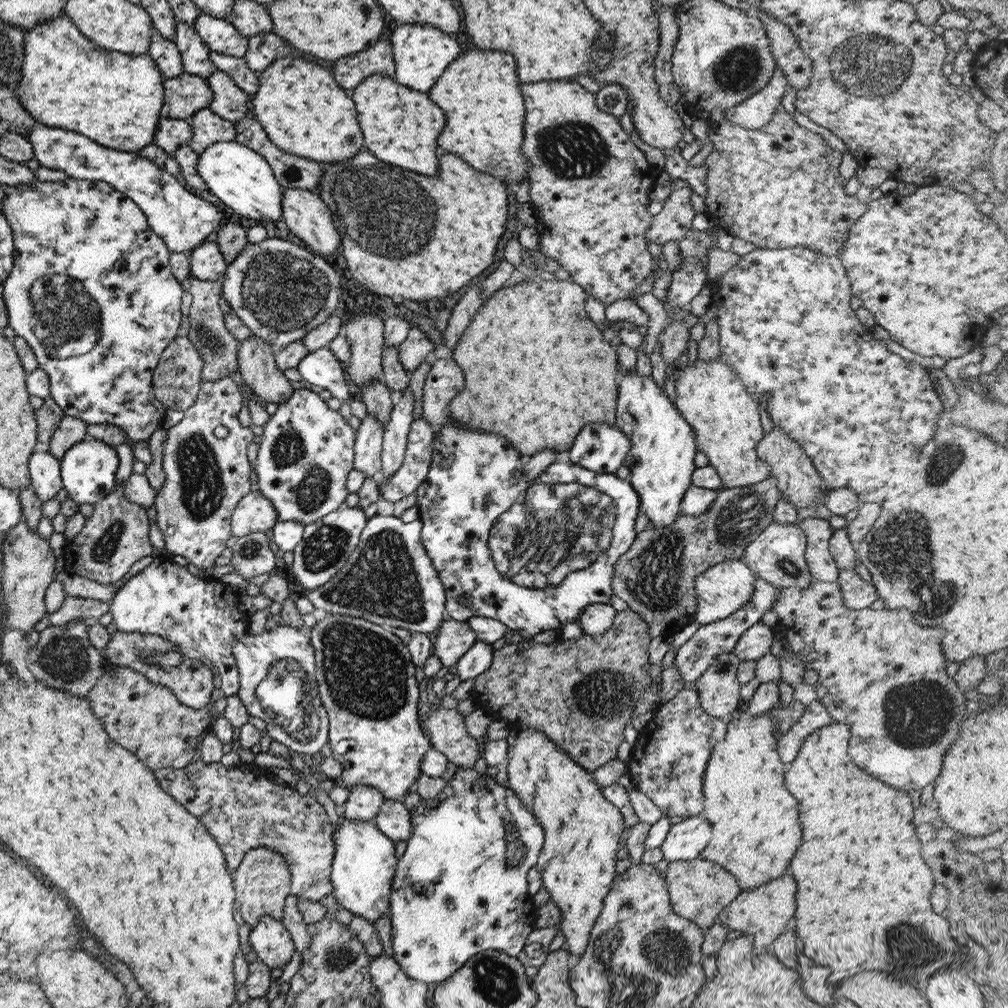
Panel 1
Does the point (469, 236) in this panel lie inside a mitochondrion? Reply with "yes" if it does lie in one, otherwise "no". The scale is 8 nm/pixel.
no

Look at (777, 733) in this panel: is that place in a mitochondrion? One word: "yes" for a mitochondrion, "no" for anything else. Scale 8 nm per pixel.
no

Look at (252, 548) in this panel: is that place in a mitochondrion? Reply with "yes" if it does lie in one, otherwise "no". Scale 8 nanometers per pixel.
yes

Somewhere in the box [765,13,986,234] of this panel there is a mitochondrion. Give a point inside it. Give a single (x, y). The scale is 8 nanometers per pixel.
(869, 66)

